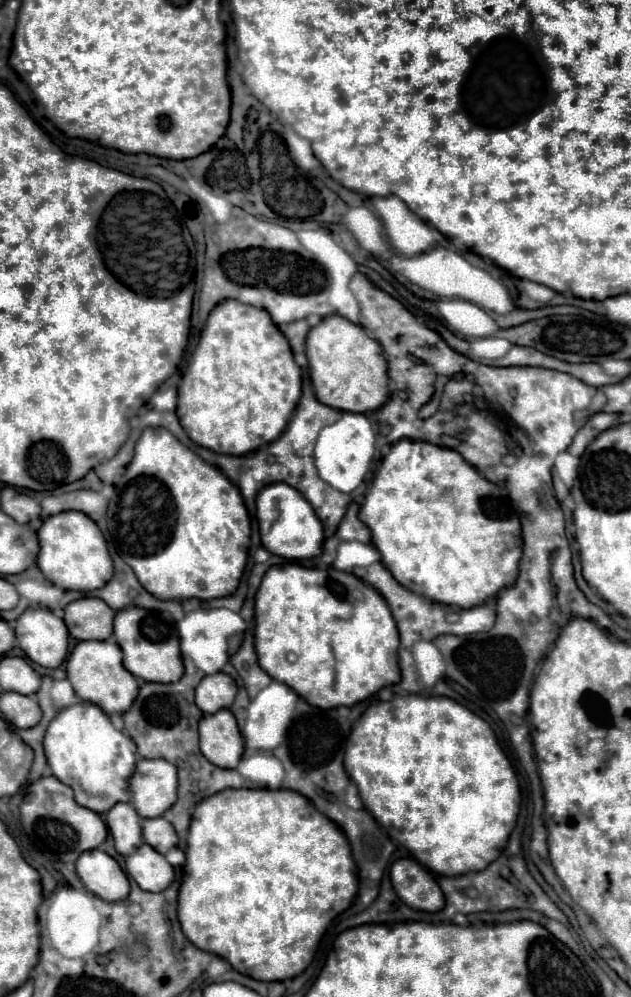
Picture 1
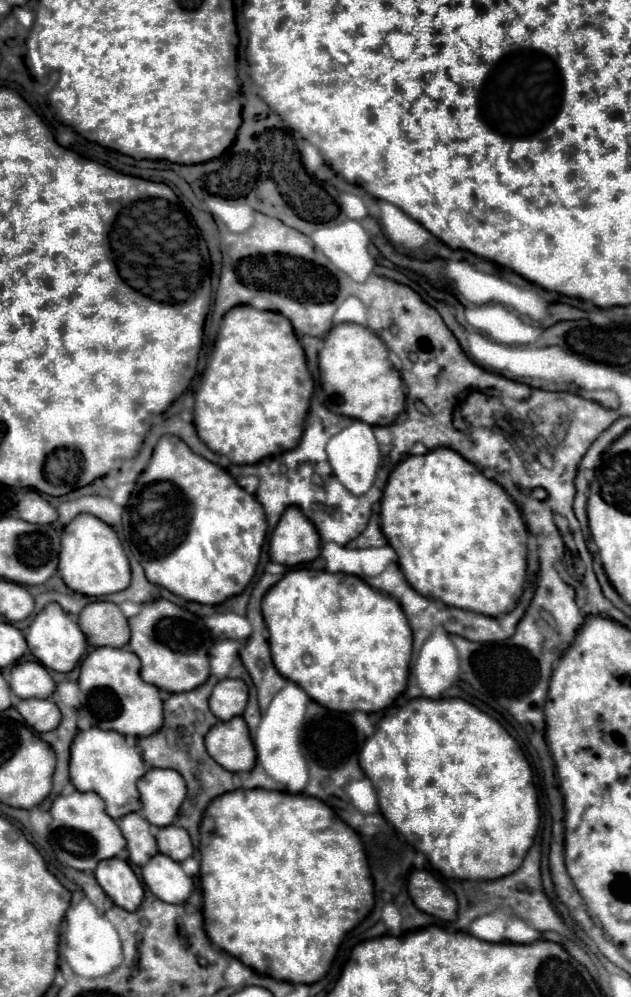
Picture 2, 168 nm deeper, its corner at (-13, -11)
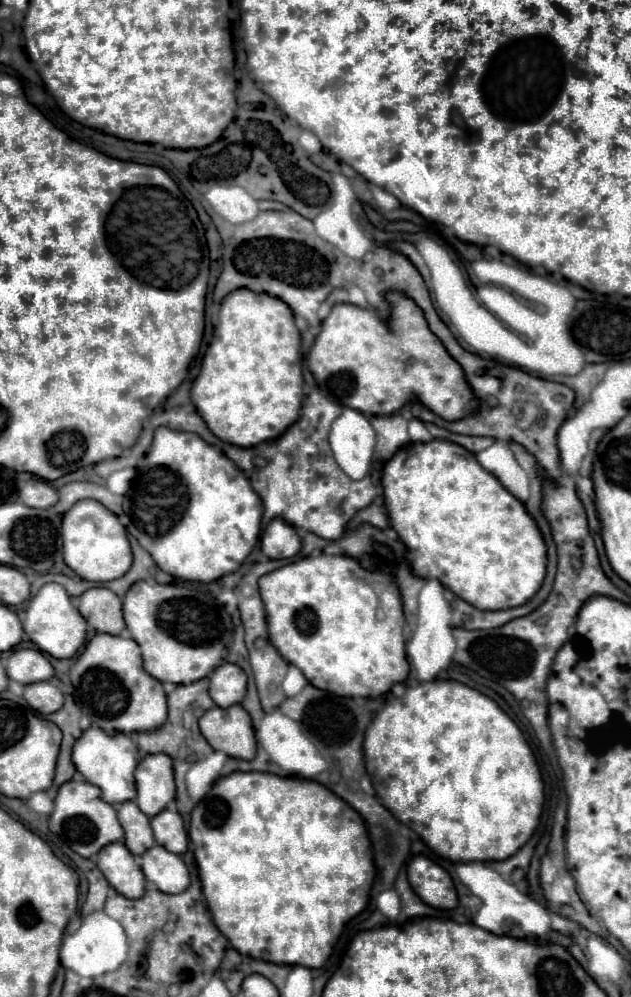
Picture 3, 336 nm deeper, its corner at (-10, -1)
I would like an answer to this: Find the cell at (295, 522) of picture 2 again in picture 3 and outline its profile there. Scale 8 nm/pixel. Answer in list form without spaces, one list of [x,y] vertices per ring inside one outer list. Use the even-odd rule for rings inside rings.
[[[281,518],[271,520],[271,524],[265,528],[261,538],[263,554],[273,560],[291,558],[299,552],[299,548],[301,548],[301,538],[297,536],[295,528]]]

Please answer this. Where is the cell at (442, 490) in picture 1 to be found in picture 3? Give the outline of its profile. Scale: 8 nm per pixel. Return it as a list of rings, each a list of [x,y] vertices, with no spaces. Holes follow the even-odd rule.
[[[447,440],[407,444],[383,468],[383,496],[391,526],[407,546],[413,572],[435,578],[465,602],[479,610],[505,610],[523,606],[541,588],[547,574],[547,546],[537,522],[521,500],[513,498],[493,474],[489,474],[473,452]]]

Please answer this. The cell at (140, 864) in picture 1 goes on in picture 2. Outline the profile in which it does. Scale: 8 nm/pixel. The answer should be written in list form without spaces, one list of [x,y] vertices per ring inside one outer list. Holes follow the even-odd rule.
[[[156,854],[142,868],[142,880],[156,898],[168,904],[182,904],[192,892],[192,878],[164,854]]]

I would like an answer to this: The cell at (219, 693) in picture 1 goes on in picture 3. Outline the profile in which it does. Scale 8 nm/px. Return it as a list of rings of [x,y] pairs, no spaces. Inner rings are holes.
[[[223,662],[213,670],[209,694],[217,706],[229,708],[233,704],[239,704],[245,696],[245,690],[247,690],[247,676],[237,664]]]

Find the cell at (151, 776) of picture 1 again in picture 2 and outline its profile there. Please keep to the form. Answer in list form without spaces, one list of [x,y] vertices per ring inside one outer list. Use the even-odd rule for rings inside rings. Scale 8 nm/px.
[[[152,768],[138,780],[144,818],[154,826],[168,826],[176,820],[186,798],[186,782],[176,770]]]

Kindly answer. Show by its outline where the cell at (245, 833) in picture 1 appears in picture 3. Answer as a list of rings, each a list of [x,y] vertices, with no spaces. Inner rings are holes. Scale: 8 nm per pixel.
[[[269,772],[223,776],[193,808],[189,838],[195,844],[203,896],[213,922],[235,950],[273,964],[321,968],[343,926],[367,907],[377,874],[361,814],[315,780],[281,778]]]

